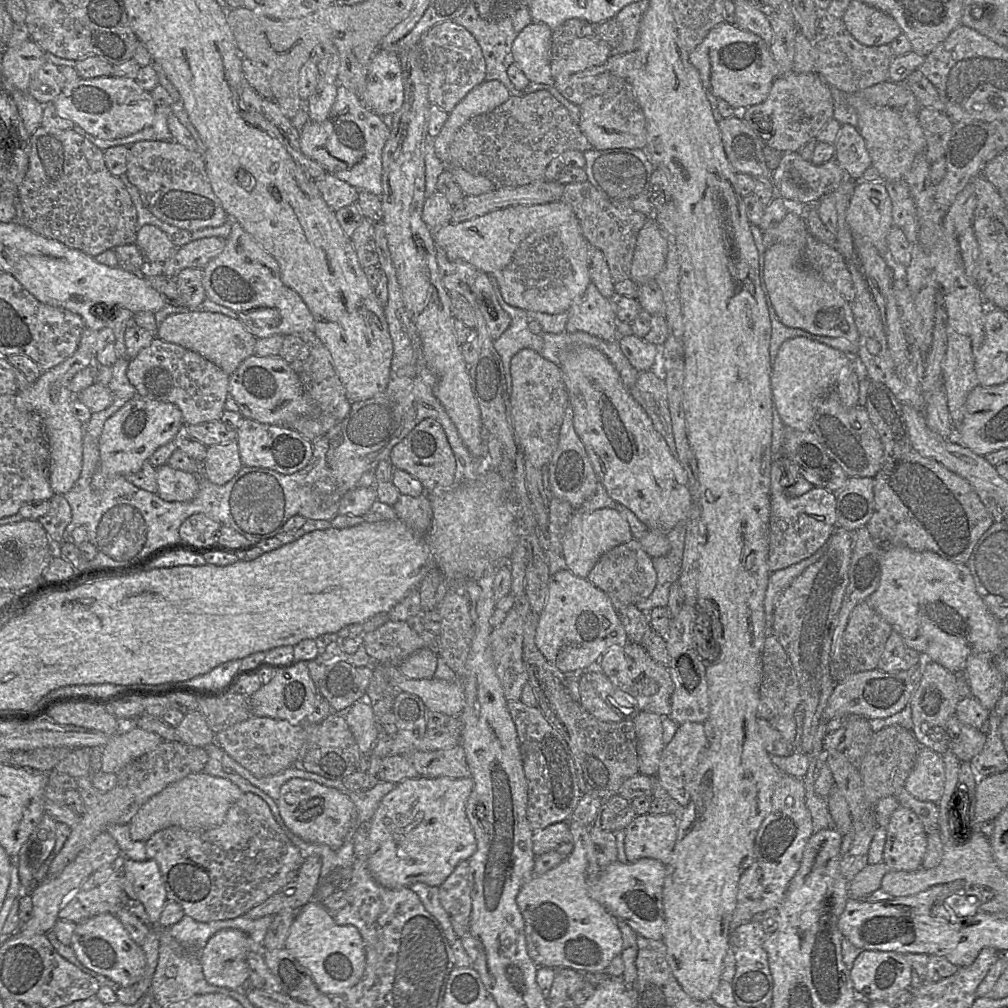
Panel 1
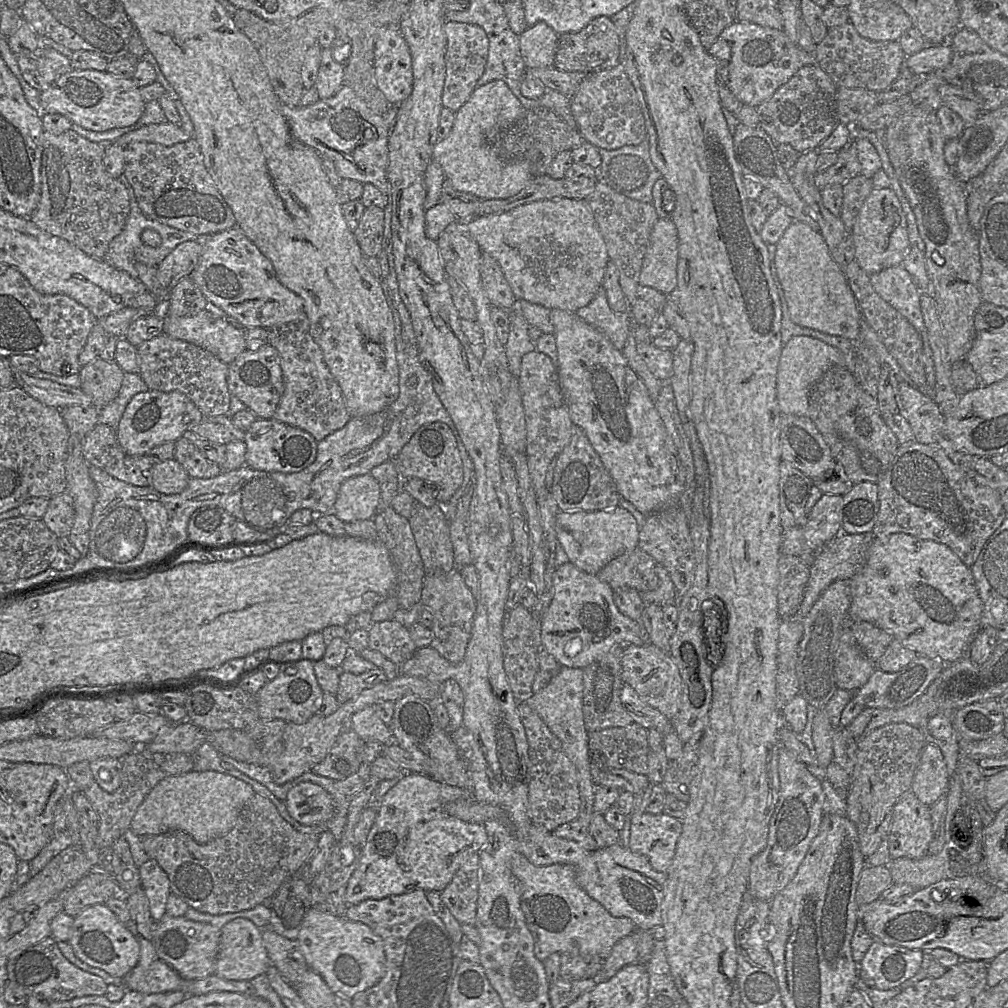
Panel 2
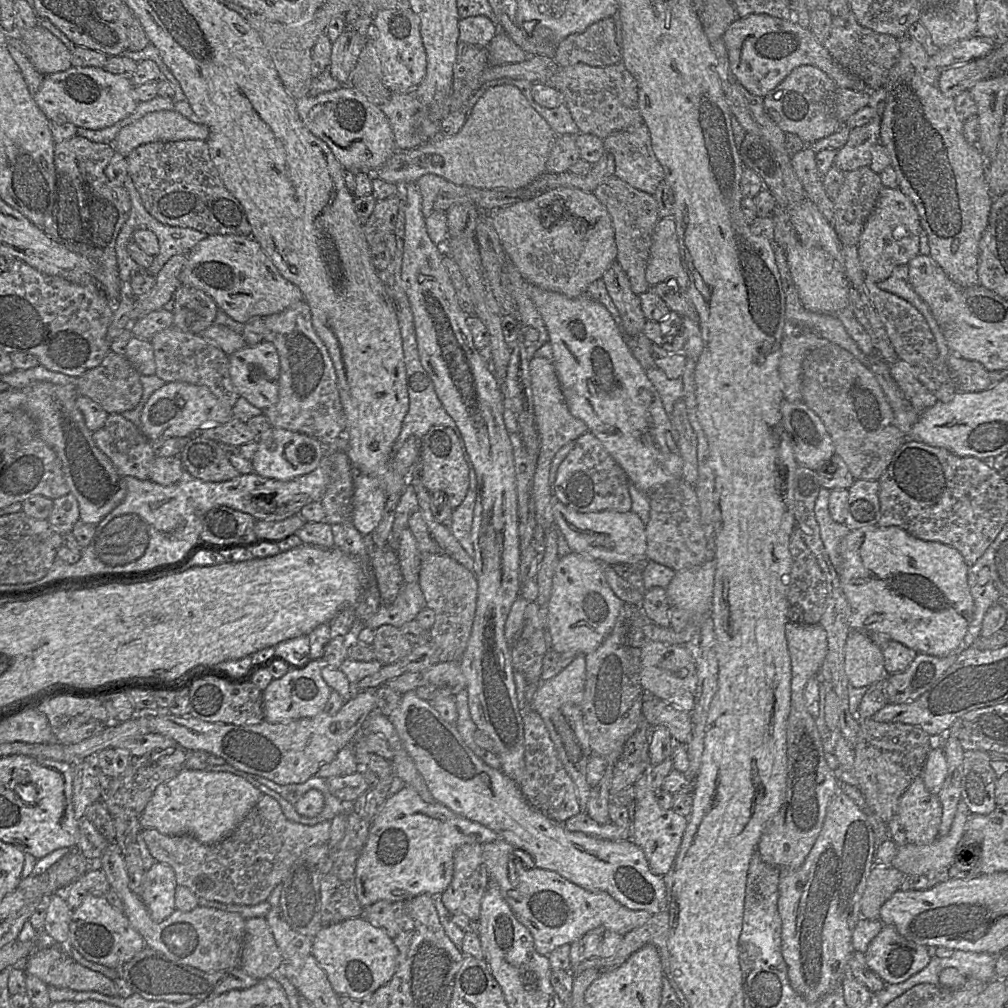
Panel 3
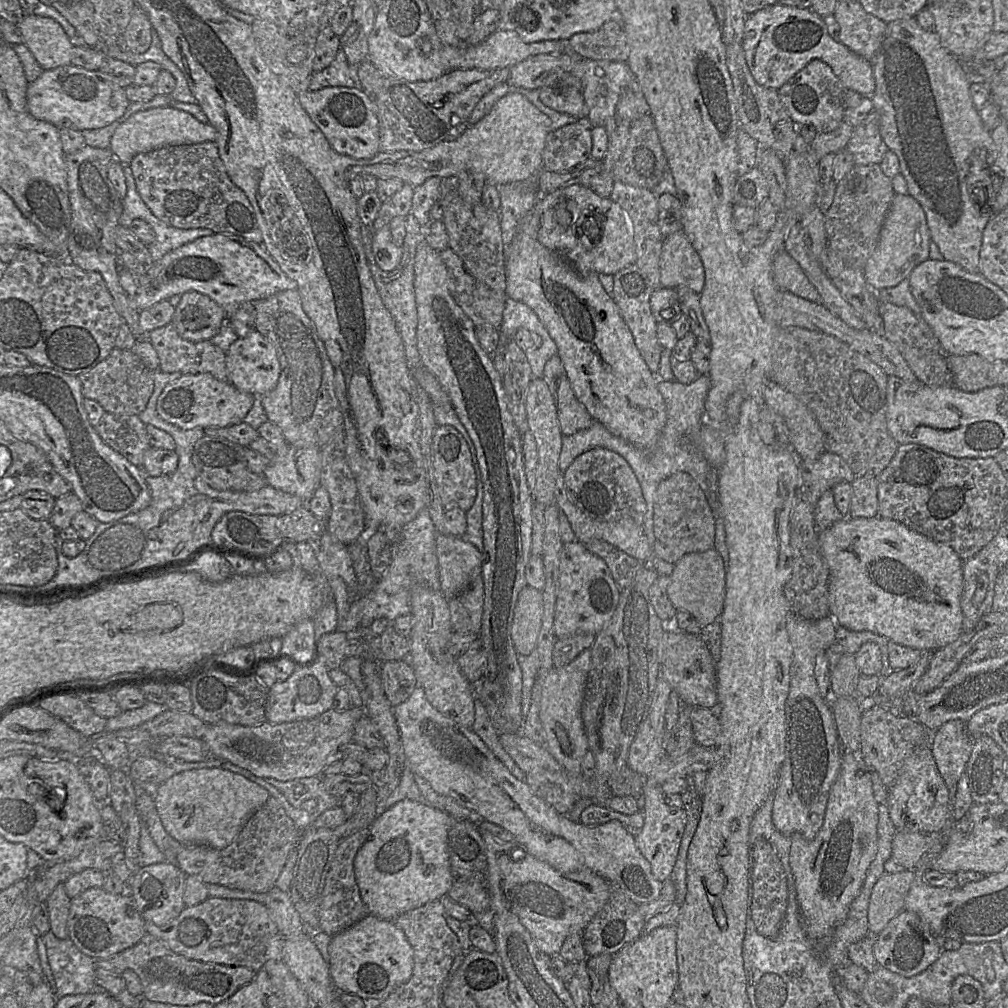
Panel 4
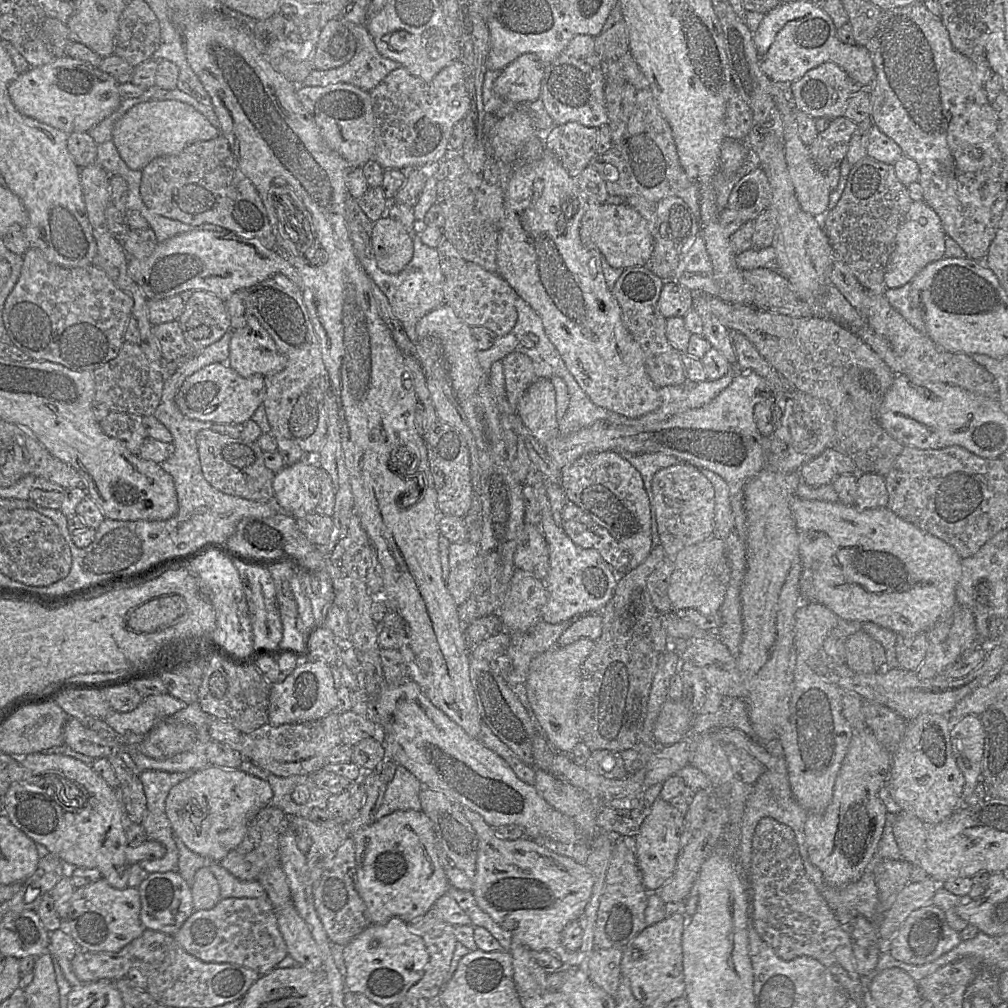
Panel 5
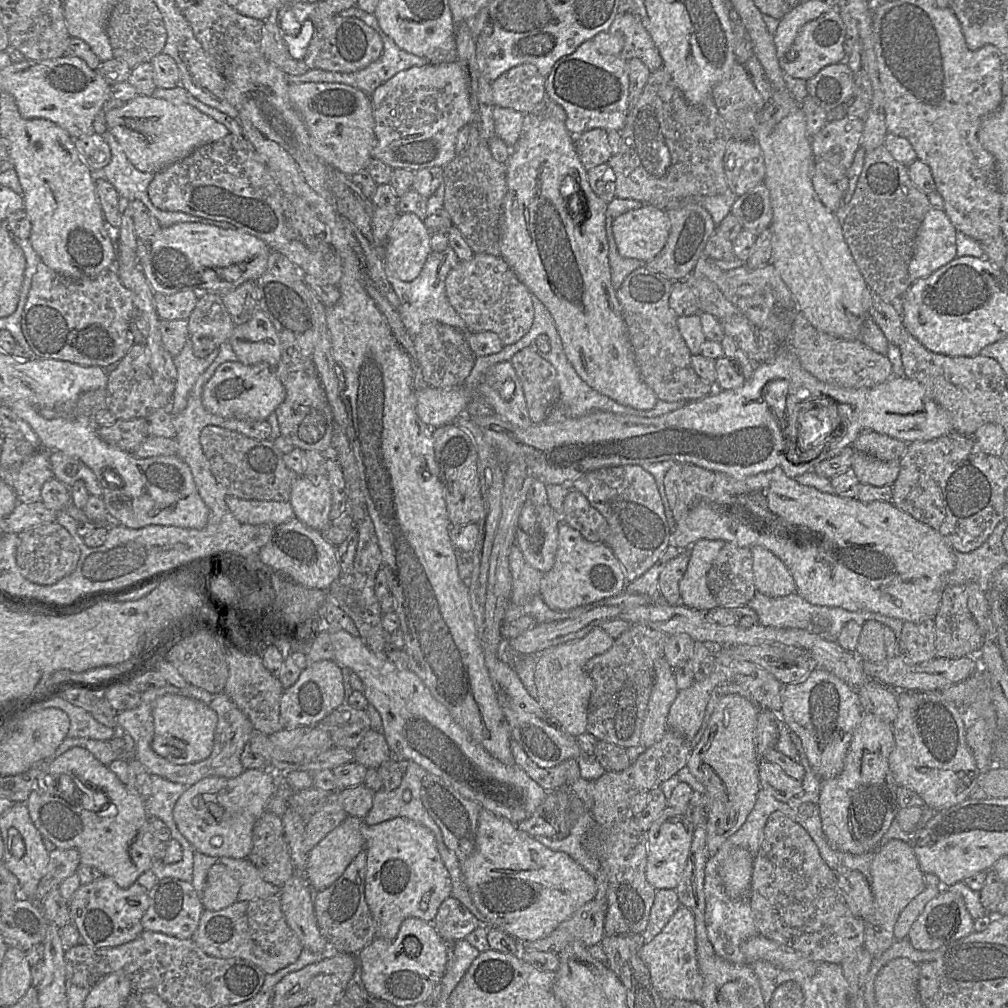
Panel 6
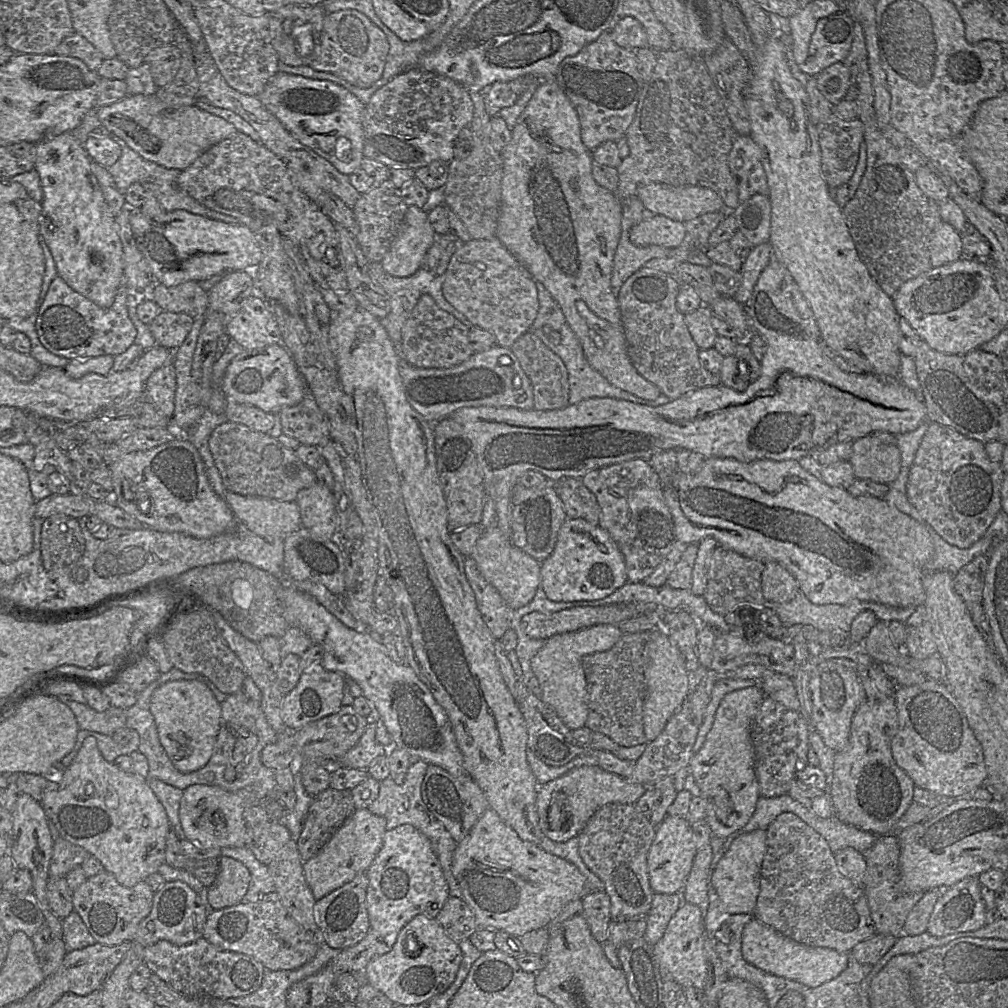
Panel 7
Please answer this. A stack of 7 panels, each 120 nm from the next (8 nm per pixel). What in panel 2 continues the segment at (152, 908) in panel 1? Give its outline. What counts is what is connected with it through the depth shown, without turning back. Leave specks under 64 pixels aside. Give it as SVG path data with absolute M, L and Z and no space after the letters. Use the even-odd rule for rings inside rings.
M153 859L138 868L141 887L148 899L151 917L154 921L160 921L166 913L167 899L171 893L168 876Z

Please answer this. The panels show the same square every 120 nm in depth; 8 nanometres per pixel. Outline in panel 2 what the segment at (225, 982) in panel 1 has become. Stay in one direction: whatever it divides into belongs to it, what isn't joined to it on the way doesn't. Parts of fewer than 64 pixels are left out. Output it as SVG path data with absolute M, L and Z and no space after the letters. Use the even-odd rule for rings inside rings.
M238 918L221 928L221 937L216 961L215 975L226 980L250 981L253 978L266 973L268 966L271 964L267 951L262 941L263 931L248 919Z

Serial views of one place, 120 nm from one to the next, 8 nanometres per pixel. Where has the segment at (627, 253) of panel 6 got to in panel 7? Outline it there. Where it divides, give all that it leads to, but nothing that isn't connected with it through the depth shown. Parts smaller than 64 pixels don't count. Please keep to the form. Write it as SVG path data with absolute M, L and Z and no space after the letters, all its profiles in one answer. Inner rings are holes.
M655 215L647 217L633 226L629 233L629 239L632 244L639 247L659 245L674 248L683 241L685 231L683 222Z

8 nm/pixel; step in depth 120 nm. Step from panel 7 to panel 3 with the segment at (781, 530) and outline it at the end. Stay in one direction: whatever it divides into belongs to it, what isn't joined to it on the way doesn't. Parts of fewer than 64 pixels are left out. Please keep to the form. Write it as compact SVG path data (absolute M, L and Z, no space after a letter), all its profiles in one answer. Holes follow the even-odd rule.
M866 526L849 530L839 546L839 584L849 606L851 630L878 632L917 653L945 657L958 651L973 617L974 601L968 585L969 565L960 552L937 541L925 541L897 526Z

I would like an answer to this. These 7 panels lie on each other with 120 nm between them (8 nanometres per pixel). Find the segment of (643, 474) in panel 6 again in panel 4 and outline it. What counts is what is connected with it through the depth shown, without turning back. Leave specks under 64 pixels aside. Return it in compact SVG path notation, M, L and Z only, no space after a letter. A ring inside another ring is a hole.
M605 448L588 450L574 459L563 476L570 501L587 516L597 521L631 518L643 525L647 505L641 486L627 461L618 453Z

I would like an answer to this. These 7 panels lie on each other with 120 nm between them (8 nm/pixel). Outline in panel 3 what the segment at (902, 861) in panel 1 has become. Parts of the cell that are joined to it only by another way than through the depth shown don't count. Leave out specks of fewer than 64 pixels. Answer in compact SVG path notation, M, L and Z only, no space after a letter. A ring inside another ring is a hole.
M918 775L899 798L897 809L888 823L889 838L897 846L930 844L938 837L941 817L938 795L930 793Z

